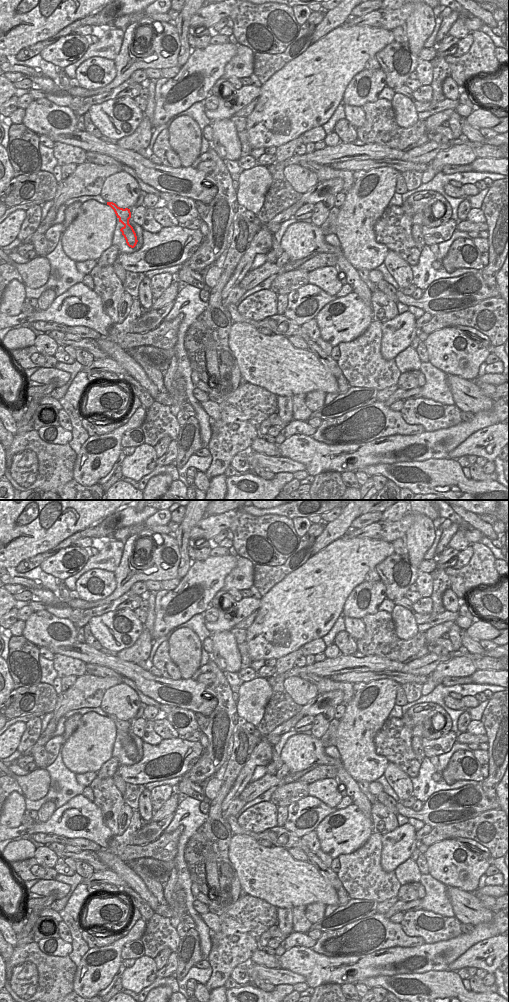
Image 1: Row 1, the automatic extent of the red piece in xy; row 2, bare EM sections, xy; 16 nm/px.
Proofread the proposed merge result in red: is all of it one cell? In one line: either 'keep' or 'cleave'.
keep

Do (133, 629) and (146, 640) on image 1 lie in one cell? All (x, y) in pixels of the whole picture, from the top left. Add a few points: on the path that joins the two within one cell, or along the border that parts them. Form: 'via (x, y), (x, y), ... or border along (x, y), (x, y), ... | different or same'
border along (144, 628), (131, 646), (121, 649) | different

